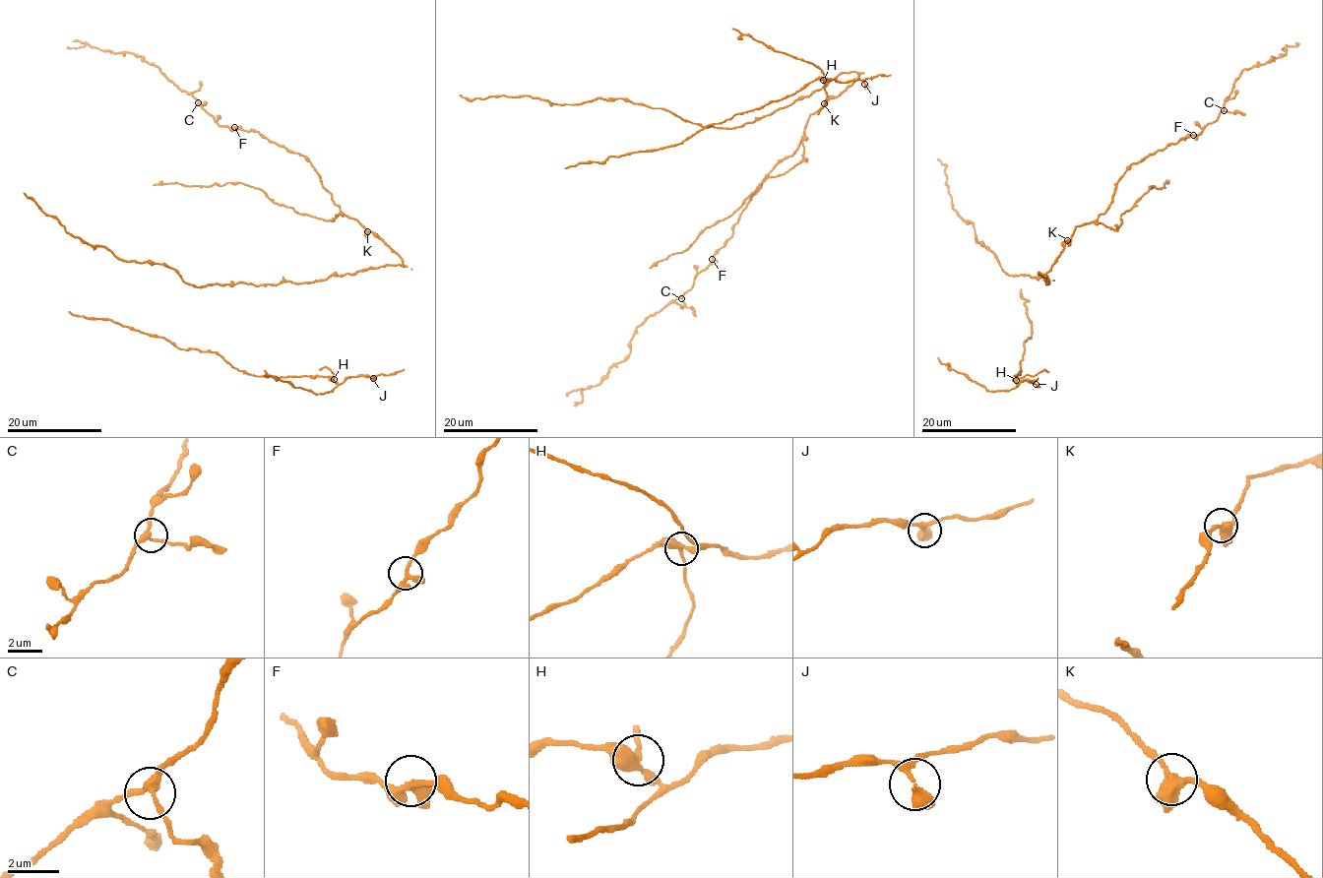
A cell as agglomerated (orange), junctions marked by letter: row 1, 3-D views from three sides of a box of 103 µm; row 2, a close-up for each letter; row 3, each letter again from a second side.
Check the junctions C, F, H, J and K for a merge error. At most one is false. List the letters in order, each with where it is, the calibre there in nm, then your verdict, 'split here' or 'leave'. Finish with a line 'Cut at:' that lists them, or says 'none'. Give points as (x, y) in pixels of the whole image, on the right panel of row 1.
C: at (1224, 110); 260 nm thick; leave
F: at (1193, 135); 300 nm thick; leave
H: at (1016, 380); 320 nm thick; split here
J: at (1036, 384); 380 nm thick; leave
K: at (1067, 240); 360 nm thick; leave
Cut at: H

